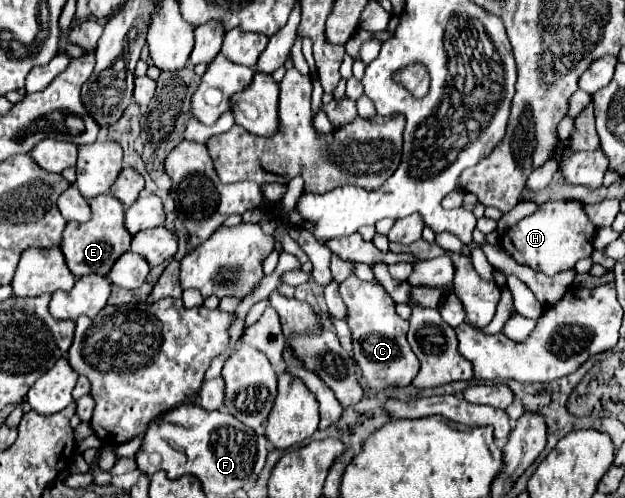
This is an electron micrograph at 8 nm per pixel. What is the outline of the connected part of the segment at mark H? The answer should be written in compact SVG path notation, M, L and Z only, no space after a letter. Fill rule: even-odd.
M578 200L544 202L532 216L526 216L506 232L506 238L502 238L502 246L518 264L554 276L558 272L574 268L580 258L592 256L594 232L596 228Z

